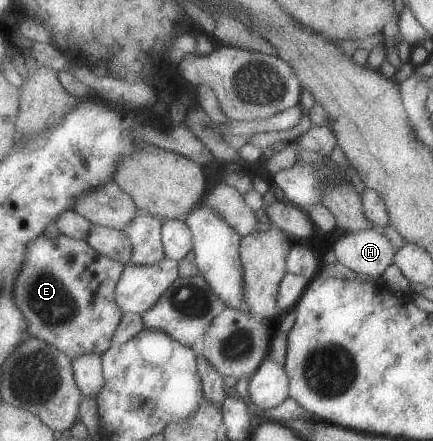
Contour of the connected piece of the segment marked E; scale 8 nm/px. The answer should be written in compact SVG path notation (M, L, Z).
M44 234L28 245L28 255L16 283L17 307L27 316L29 334L45 340L49 345L63 351L73 361L81 355L99 353L103 355L112 346L113 335L117 333L125 312L117 303L117 285L126 266L96 248L87 240L73 239L65 234L47 237Z

